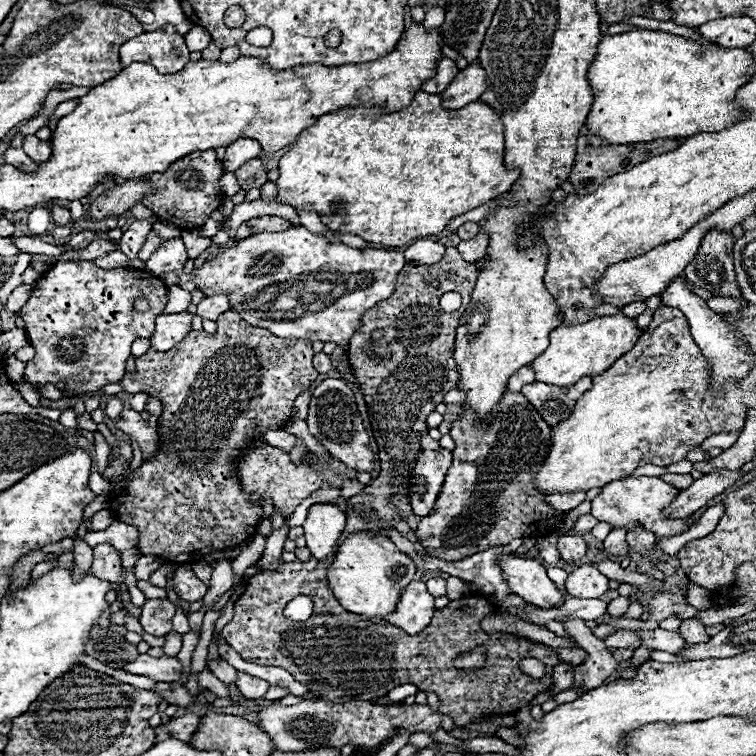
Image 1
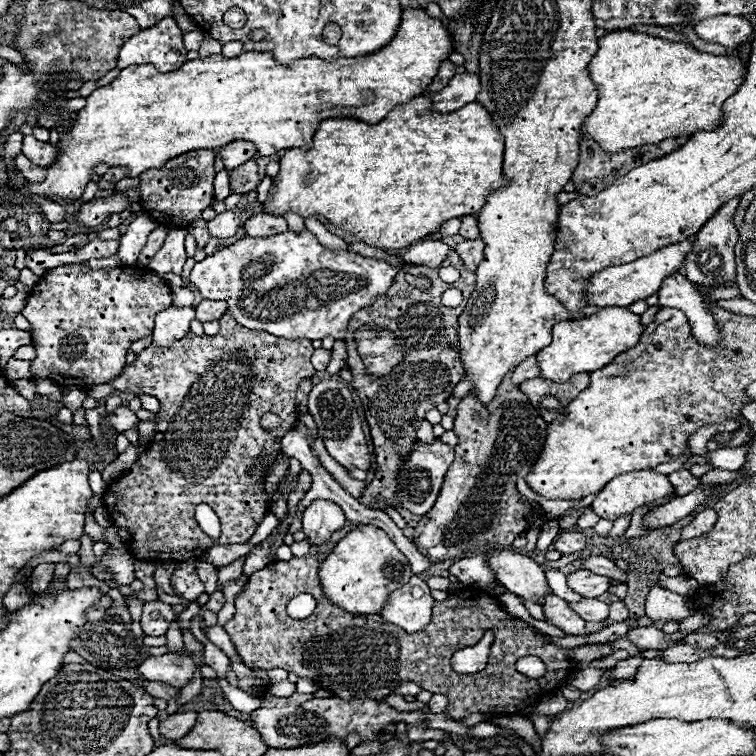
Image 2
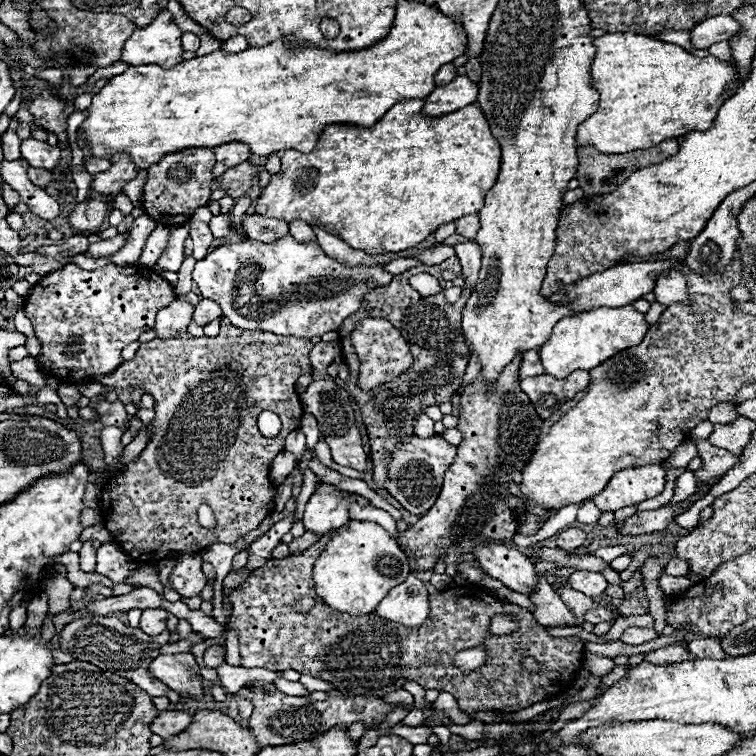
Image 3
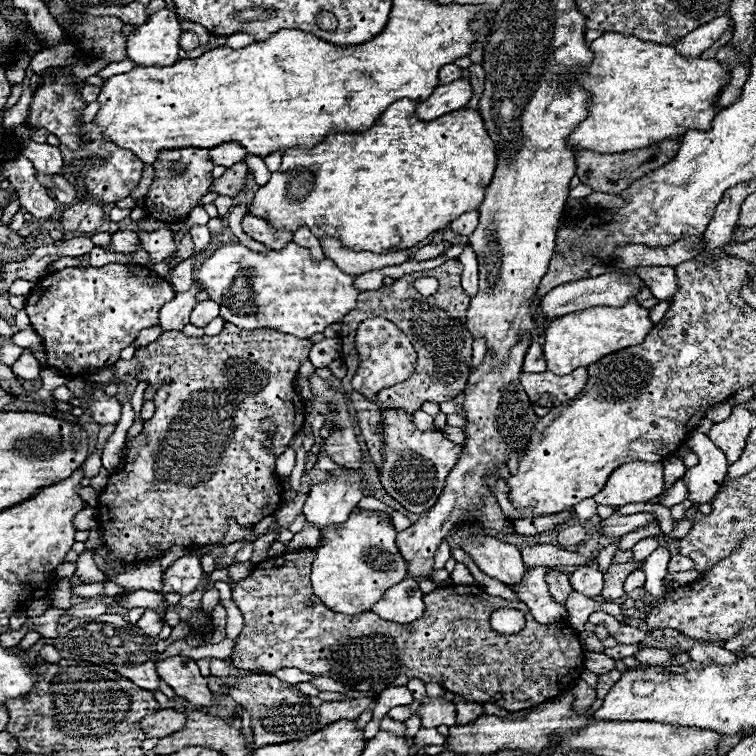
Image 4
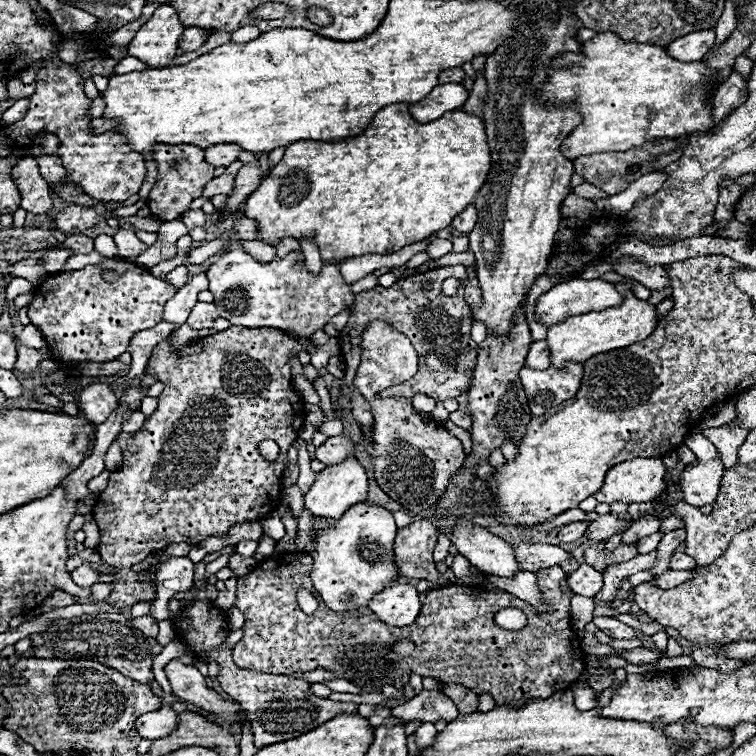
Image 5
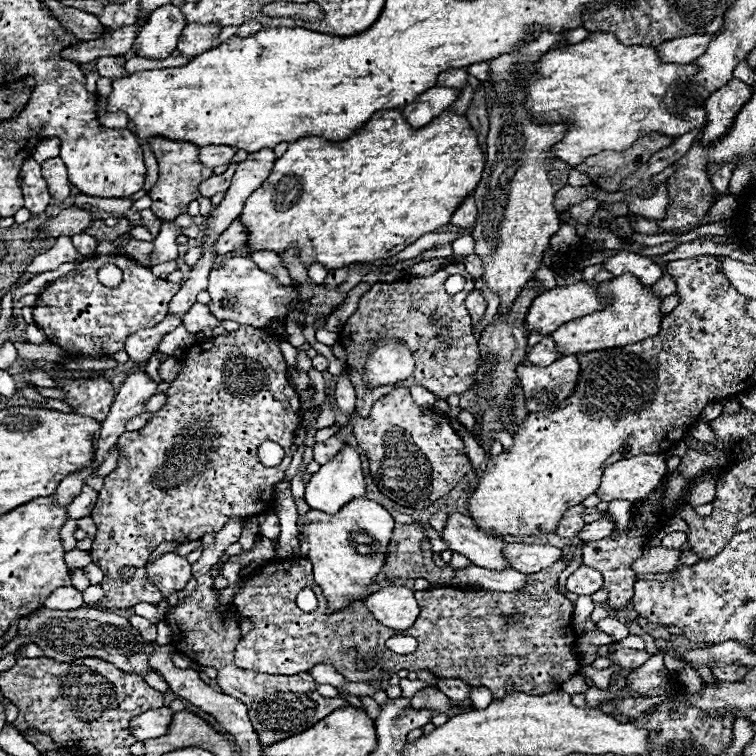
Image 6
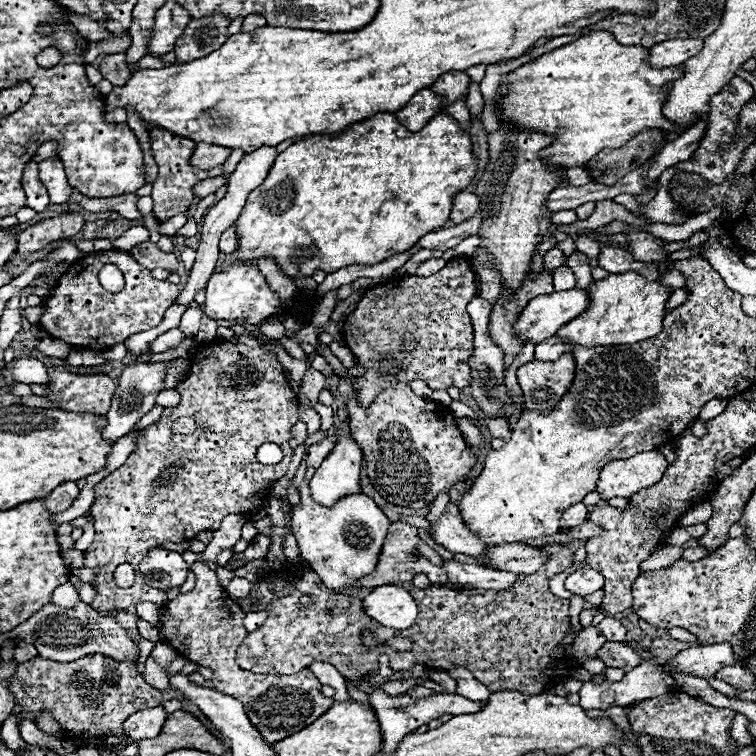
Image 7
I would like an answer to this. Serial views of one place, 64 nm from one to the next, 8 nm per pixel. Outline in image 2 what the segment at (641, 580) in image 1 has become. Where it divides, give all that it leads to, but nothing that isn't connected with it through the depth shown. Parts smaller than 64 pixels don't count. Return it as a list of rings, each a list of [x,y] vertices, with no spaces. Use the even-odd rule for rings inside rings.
[[[591,556],[583,563],[583,569],[588,569],[596,574],[604,574],[604,576],[612,576],[618,582],[624,582],[626,572],[620,572],[616,568],[616,564],[604,556]]]

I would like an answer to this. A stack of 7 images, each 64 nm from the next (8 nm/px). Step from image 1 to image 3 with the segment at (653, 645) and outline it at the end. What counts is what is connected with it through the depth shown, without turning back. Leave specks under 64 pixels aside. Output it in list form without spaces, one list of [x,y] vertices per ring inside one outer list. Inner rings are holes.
[[[628,628],[628,630],[624,630],[624,634],[620,636],[620,640],[622,640],[624,644],[632,644],[632,646],[650,642],[650,640],[654,640],[654,638],[656,638],[656,632],[654,632],[652,628]]]

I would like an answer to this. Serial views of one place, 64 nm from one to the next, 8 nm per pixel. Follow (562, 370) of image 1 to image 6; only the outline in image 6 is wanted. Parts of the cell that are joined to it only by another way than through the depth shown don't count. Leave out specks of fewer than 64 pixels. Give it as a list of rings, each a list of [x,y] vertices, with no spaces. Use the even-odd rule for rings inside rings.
[[[622,274],[610,282],[600,282],[598,286],[600,286],[600,298],[608,298],[604,308],[588,316],[570,320],[550,334],[558,346],[560,356],[636,344],[660,332],[660,320],[664,316],[660,312],[662,298],[652,292],[652,286],[644,286],[638,278],[634,278],[634,274]]]

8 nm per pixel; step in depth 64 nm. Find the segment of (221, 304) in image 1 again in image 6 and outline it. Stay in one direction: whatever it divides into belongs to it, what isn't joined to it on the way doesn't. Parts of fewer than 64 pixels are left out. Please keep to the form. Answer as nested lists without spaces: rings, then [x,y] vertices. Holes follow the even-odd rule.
[[[196,302],[182,318],[182,324],[188,332],[196,334],[196,332],[202,332],[206,326],[220,326],[220,320],[214,318],[210,312],[208,312],[208,306],[206,304],[200,304]]]

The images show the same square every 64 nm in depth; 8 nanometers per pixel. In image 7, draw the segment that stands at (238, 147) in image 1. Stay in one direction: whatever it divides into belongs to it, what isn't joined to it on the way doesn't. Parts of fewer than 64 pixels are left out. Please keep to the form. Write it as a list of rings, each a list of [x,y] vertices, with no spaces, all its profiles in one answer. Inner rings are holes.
[[[200,142],[196,144],[196,150],[192,154],[192,166],[196,166],[196,170],[210,170],[214,166],[222,166],[228,156],[230,156],[230,150],[224,146]]]

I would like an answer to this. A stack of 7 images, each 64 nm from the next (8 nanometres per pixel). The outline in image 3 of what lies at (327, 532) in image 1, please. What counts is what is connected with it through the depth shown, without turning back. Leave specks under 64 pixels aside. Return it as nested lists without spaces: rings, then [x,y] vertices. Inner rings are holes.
[[[322,484],[318,490],[310,496],[306,508],[304,508],[304,526],[312,532],[326,534],[334,528],[344,526],[350,516],[350,502],[356,500],[356,494],[352,492],[340,492],[332,484]]]

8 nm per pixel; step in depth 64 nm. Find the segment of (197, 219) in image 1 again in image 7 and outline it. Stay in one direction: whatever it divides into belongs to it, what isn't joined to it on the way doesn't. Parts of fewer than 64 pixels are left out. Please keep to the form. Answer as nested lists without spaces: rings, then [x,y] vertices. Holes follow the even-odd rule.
[[[160,126],[150,128],[150,144],[152,144],[152,154],[158,164],[158,178],[154,180],[154,190],[152,190],[152,200],[154,200],[154,216],[164,222],[172,218],[174,214],[186,212],[190,202],[194,200],[192,186],[204,178],[208,178],[208,172],[204,170],[194,170],[188,162],[194,152],[196,142],[188,138],[180,138],[176,134],[168,134],[168,130],[160,130]]]

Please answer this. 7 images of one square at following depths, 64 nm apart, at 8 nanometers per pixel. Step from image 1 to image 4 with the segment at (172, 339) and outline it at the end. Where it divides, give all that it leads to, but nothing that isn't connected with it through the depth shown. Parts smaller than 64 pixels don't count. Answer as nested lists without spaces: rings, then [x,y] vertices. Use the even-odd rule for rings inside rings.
[[[194,282],[190,290],[178,292],[172,302],[168,302],[160,310],[160,326],[164,330],[182,330],[188,324],[188,314],[192,312],[192,306],[196,306],[196,294],[202,290],[200,282]]]

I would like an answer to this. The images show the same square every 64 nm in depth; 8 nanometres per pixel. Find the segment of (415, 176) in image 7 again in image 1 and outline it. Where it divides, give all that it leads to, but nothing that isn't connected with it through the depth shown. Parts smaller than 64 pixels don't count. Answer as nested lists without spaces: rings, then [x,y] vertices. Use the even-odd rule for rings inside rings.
[[[416,92],[408,108],[392,114],[384,114],[380,108],[358,108],[320,116],[282,156],[276,200],[296,210],[320,214],[322,222],[334,232],[356,234],[374,244],[404,246],[422,236],[442,232],[454,216],[466,214],[496,194],[508,192],[520,172],[508,172],[502,160],[504,128],[500,116],[488,104],[472,102],[460,110],[444,110],[440,96]]]

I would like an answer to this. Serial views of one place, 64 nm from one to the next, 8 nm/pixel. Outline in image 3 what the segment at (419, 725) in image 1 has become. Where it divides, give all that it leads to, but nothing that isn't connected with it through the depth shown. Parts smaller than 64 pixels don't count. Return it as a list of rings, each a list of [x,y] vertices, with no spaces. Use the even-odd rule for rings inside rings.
[[[252,680],[248,686],[242,686],[238,692],[240,698],[246,698],[254,704],[254,714],[250,716],[248,728],[254,732],[256,742],[264,746],[280,746],[280,744],[294,744],[302,740],[312,740],[314,736],[330,730],[332,726],[350,726],[358,720],[370,728],[374,718],[386,714],[392,710],[392,706],[384,704],[380,698],[366,698],[366,696],[352,696],[352,698],[338,698],[332,696],[328,700],[312,700],[308,696],[288,696],[276,690],[274,682],[266,680]]]

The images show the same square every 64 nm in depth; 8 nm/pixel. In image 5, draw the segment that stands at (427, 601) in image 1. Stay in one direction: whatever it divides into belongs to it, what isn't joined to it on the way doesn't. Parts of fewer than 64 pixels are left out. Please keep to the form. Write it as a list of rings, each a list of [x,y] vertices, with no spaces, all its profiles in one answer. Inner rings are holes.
[[[396,584],[376,594],[368,608],[378,616],[378,620],[404,628],[410,626],[420,614],[420,600],[412,584]]]

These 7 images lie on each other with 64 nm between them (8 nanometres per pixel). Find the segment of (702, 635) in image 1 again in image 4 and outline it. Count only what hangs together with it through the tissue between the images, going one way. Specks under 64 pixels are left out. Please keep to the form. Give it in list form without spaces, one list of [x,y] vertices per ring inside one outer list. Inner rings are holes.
[[[696,642],[692,646],[692,650],[688,652],[692,660],[700,662],[700,664],[720,664],[720,666],[730,666],[732,662],[738,662],[738,656],[724,650],[722,646],[718,644],[712,644],[712,642]]]

